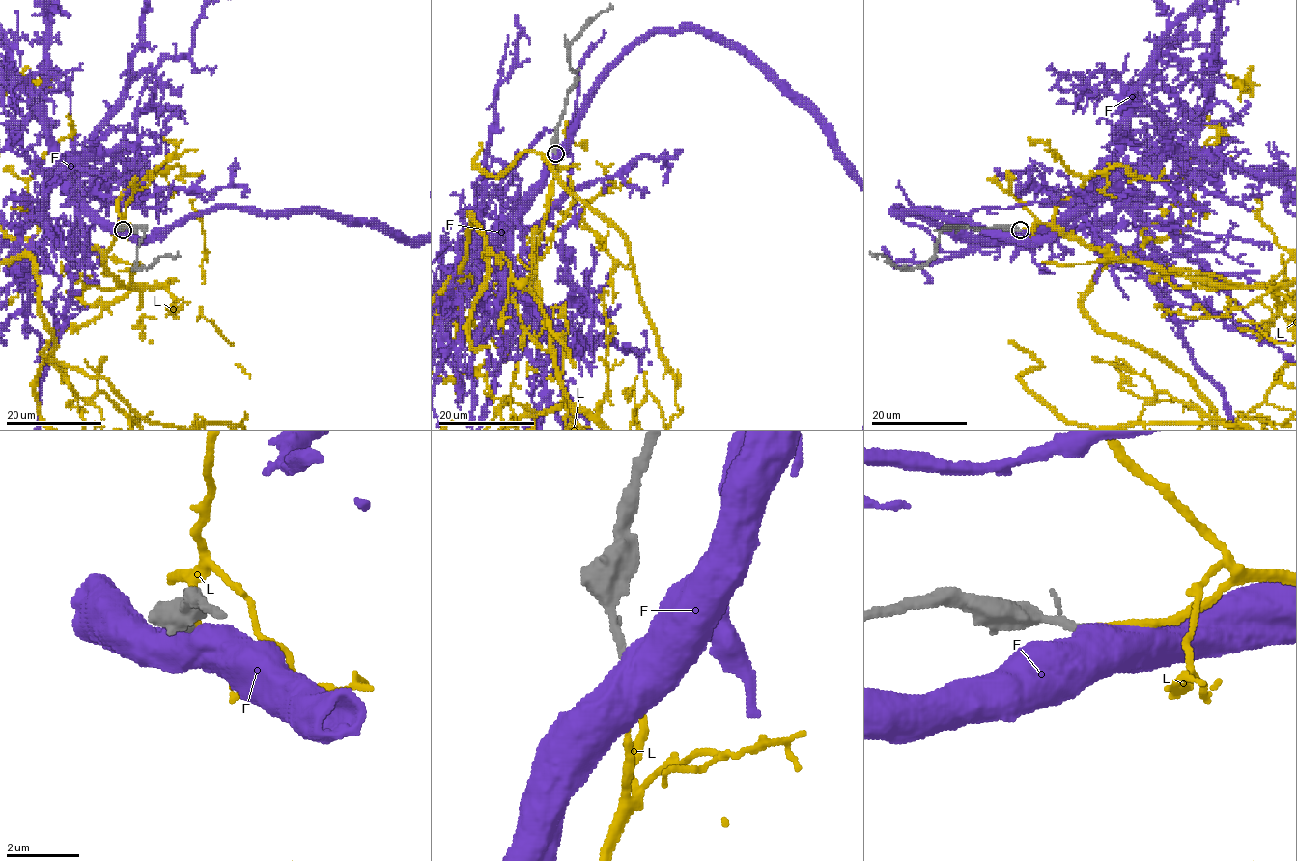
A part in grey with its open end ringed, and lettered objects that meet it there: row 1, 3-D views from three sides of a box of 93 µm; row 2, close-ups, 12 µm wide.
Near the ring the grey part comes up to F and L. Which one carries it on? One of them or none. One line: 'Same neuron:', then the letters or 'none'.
Same neuron: L

